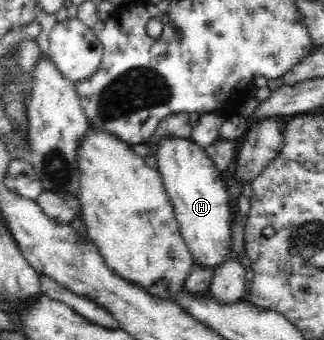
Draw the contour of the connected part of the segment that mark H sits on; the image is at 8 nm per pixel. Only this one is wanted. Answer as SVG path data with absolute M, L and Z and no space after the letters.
M162 137L154 145L157 170L162 180L182 237L195 263L214 270L230 251L230 207L227 198L227 173L223 173L208 157L205 148L190 137Z

